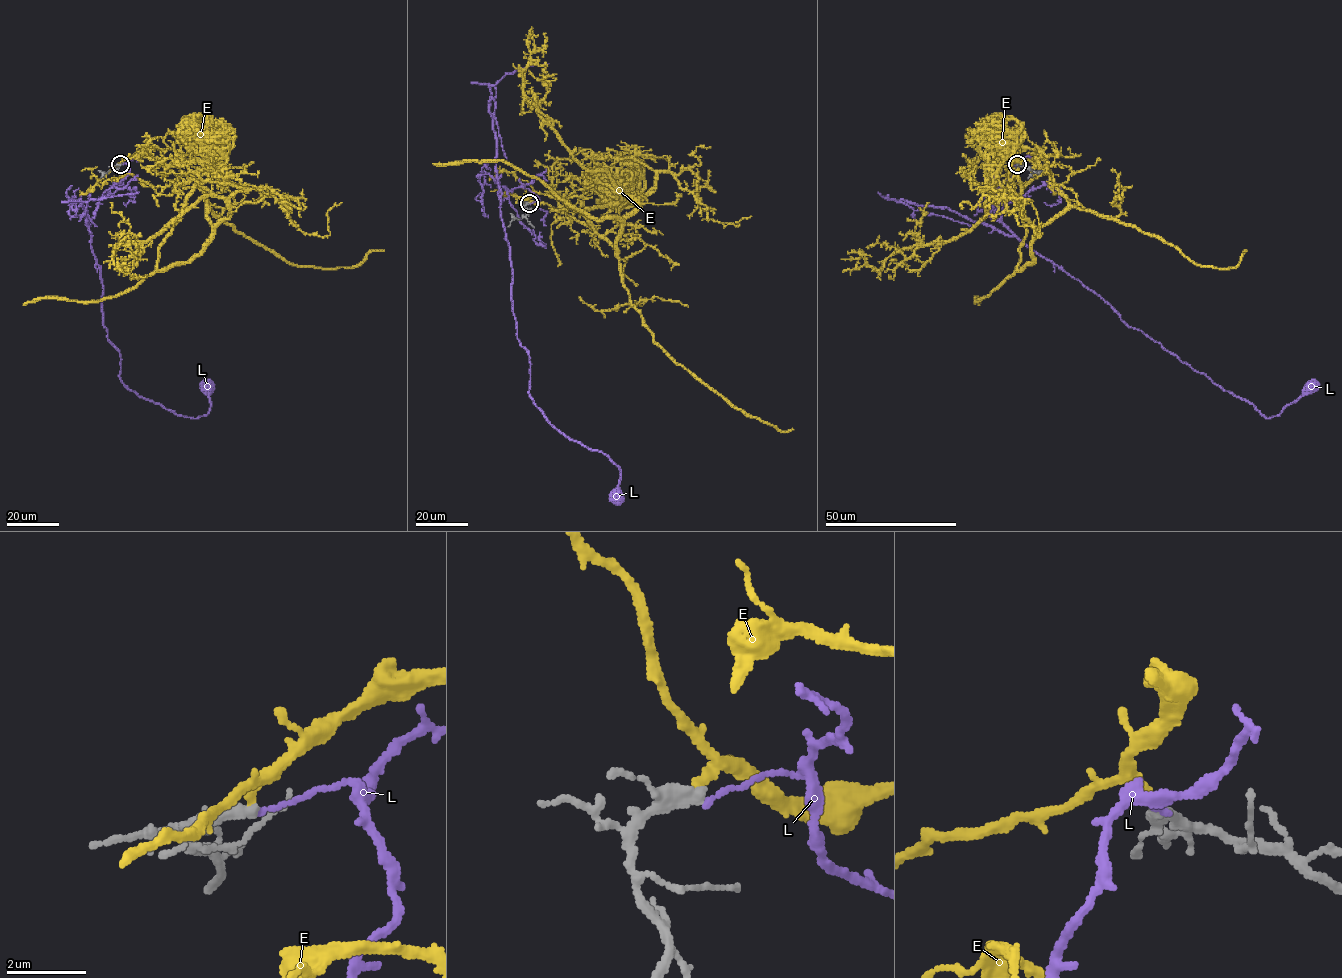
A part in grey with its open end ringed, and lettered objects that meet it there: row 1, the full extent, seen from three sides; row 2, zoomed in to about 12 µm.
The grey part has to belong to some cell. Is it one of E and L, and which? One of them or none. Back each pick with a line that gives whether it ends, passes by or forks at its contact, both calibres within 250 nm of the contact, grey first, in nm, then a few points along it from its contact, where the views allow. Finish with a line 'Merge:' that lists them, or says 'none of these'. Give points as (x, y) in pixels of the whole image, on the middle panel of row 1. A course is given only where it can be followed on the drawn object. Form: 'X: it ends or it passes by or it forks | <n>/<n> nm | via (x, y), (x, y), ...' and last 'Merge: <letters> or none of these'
E: it ends | 320/220 nm | via (529, 203), (596, 229), (611, 205), (585, 184), (621, 193), (526, 96), (522, 72), (545, 33)
Merge: E

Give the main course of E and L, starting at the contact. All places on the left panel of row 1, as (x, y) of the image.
E: (119, 164), (174, 149), (201, 160), (175, 164), (212, 193), (148, 241), (114, 248), (118, 270), (136, 251)
L: (120, 164), (129, 171), (102, 193), (88, 231), (119, 379), (196, 418), (210, 407), (208, 388)

